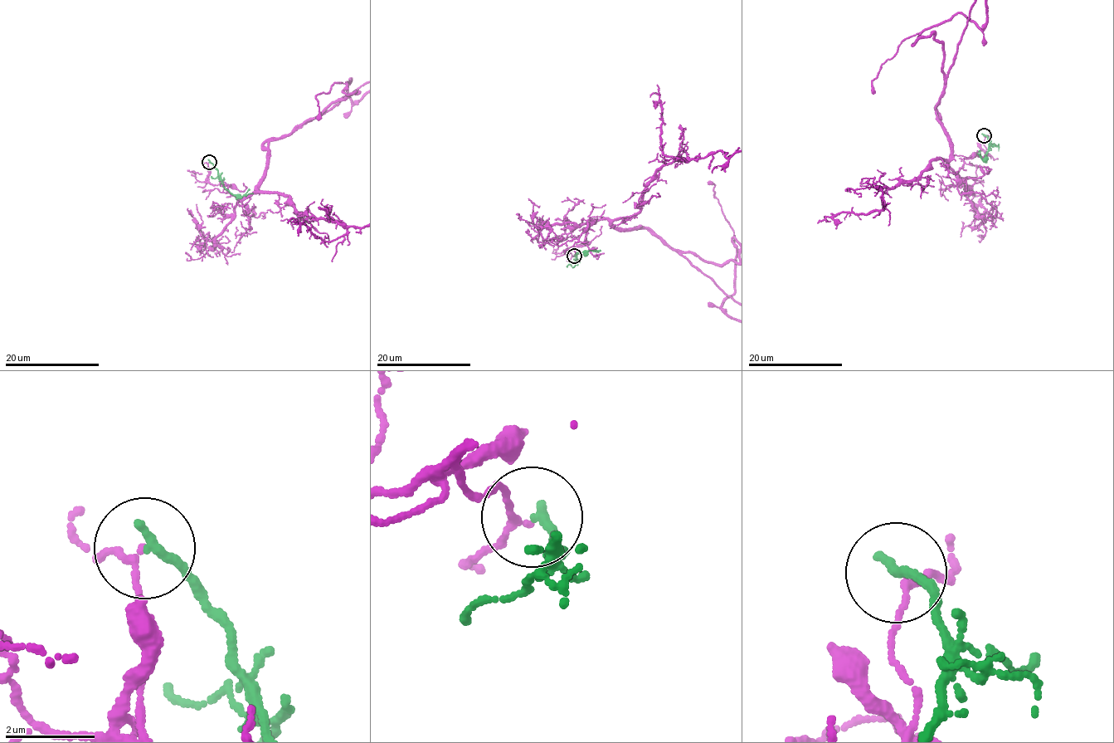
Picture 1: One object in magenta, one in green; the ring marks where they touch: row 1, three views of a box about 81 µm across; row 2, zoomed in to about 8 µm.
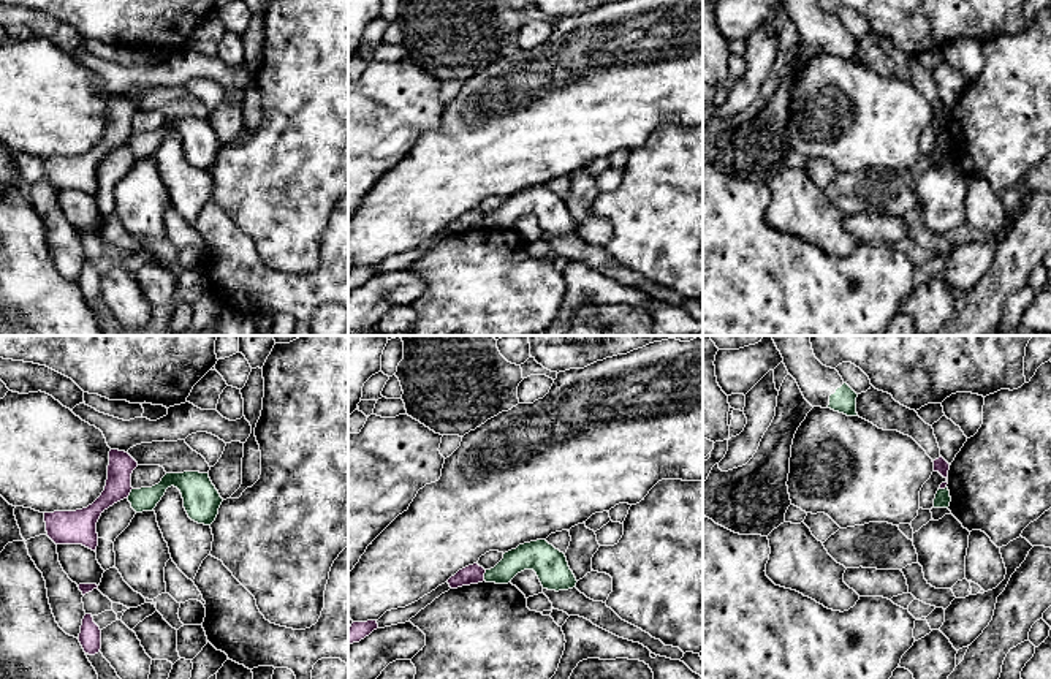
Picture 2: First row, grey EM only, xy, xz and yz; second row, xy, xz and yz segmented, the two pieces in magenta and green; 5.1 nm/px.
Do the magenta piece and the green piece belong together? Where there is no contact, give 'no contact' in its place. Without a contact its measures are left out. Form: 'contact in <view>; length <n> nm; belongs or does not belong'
contact in xz; length 60 nm; does not belong

